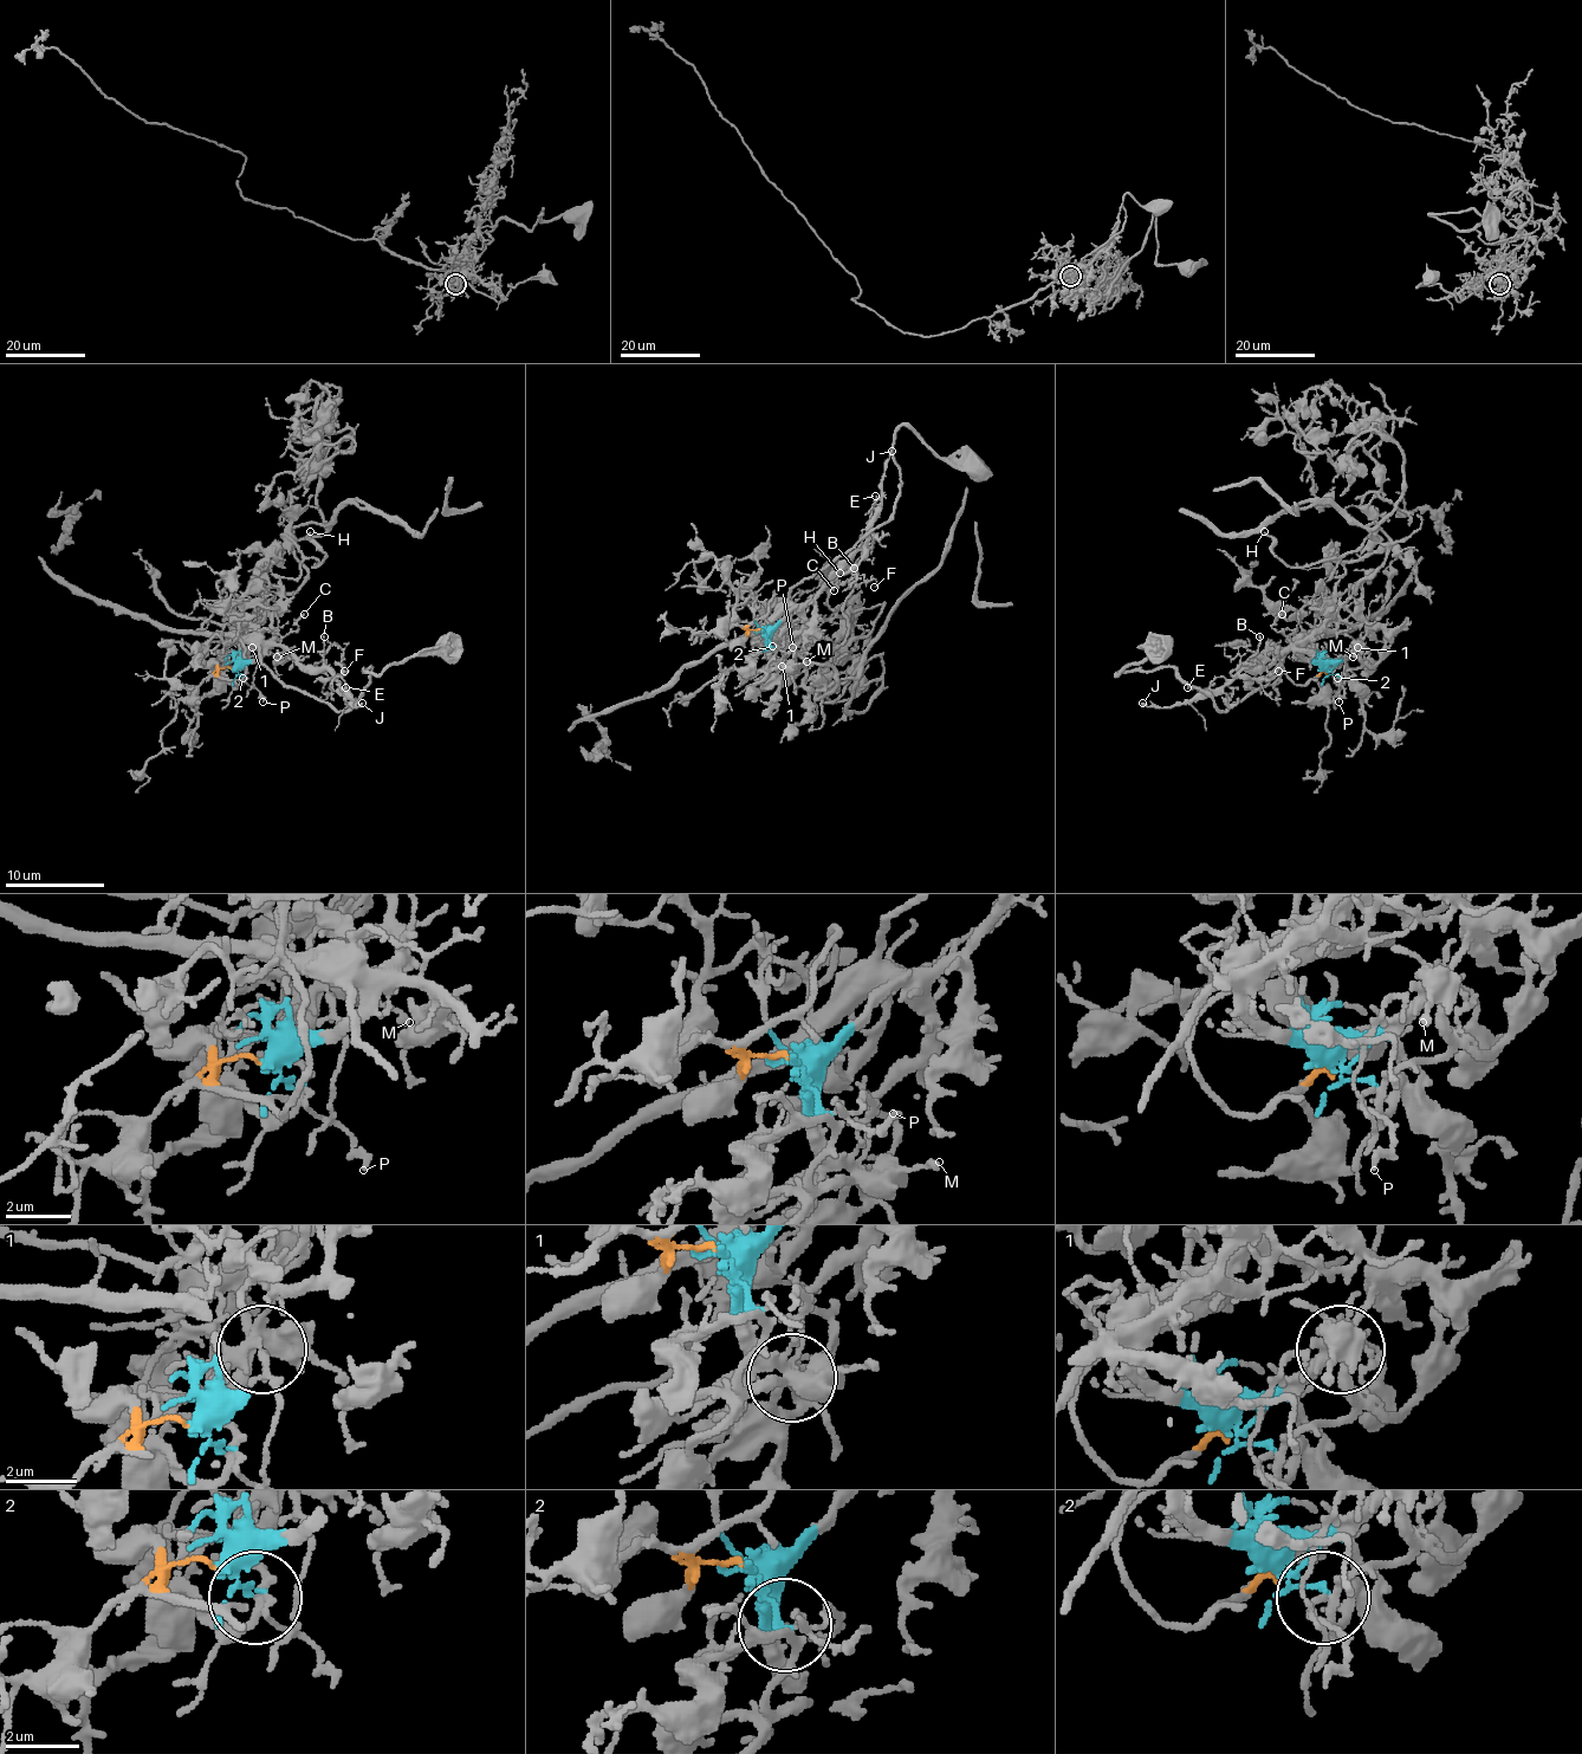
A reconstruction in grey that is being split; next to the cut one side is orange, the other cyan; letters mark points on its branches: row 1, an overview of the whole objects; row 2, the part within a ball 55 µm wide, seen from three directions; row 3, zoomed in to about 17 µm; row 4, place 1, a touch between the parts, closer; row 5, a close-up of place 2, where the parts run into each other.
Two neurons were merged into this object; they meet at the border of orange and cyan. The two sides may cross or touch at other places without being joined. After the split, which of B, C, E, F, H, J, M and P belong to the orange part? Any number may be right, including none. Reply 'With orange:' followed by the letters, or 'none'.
With orange: H

